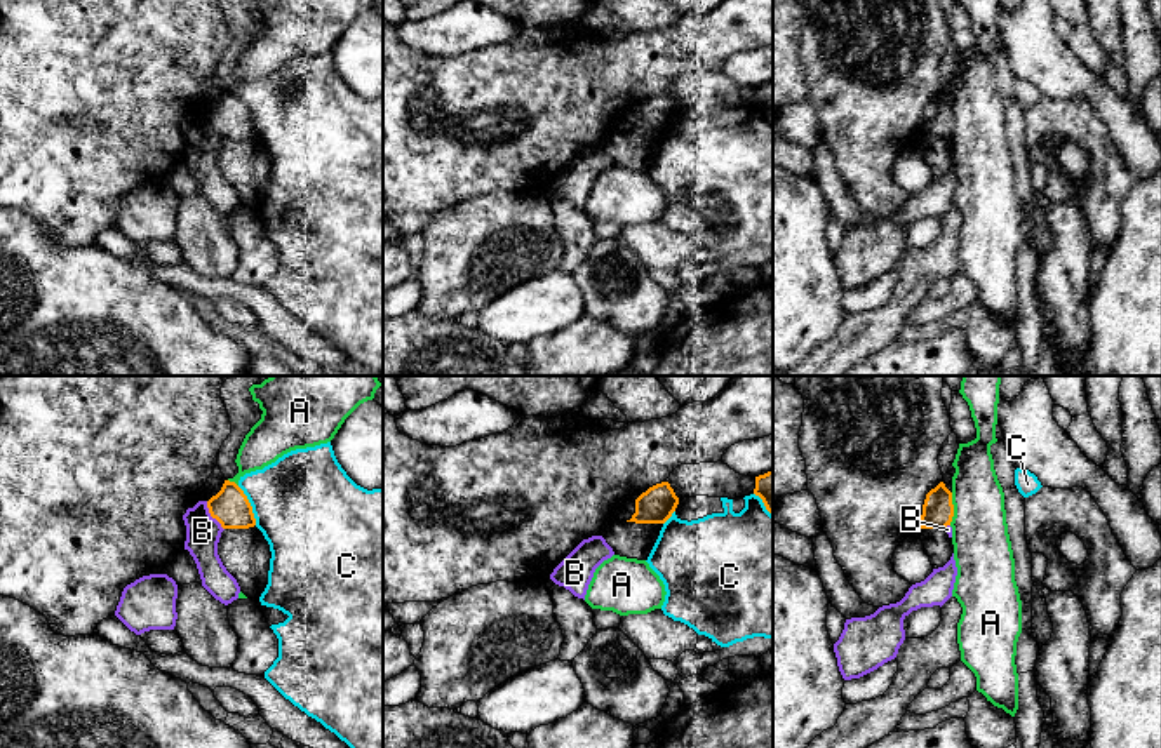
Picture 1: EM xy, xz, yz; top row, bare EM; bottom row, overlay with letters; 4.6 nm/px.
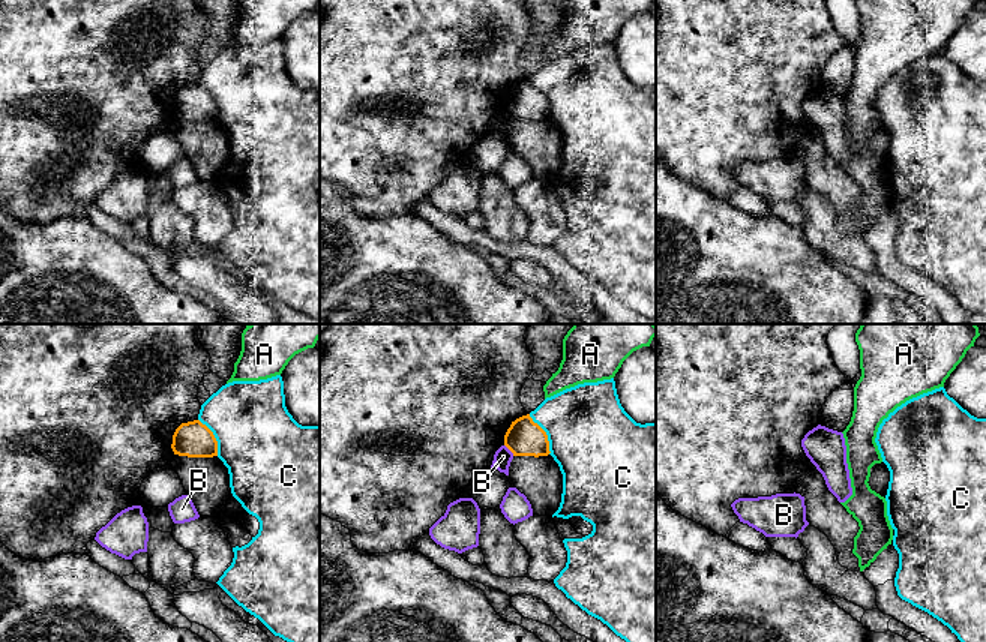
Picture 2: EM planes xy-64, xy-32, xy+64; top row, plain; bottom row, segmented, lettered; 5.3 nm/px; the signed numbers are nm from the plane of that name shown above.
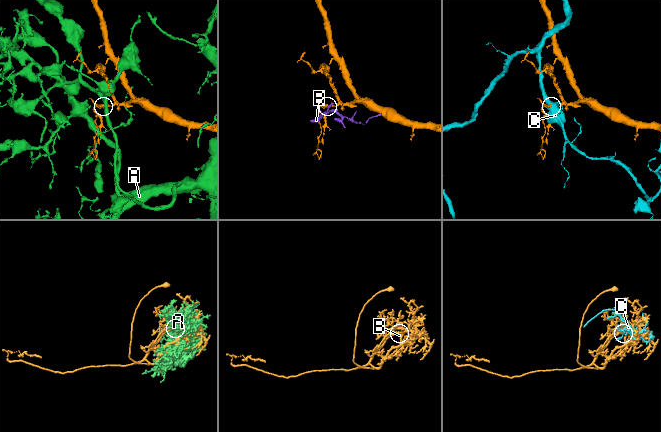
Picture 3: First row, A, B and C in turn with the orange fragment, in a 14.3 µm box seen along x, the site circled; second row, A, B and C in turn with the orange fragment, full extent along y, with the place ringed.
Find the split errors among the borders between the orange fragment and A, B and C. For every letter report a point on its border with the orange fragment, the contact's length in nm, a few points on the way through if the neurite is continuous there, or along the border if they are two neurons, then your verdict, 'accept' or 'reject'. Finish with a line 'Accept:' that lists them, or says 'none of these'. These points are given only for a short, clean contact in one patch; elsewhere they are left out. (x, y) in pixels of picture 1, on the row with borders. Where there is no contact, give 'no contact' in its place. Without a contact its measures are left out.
A: yz (952, 508) | 150 nm | reject
B: xy (211, 515) | 160 nm | along xy (206, 501), (208, 512), (223, 529) | reject
C: xy (249, 505) | 200 nm | reject
Accept: none of these

